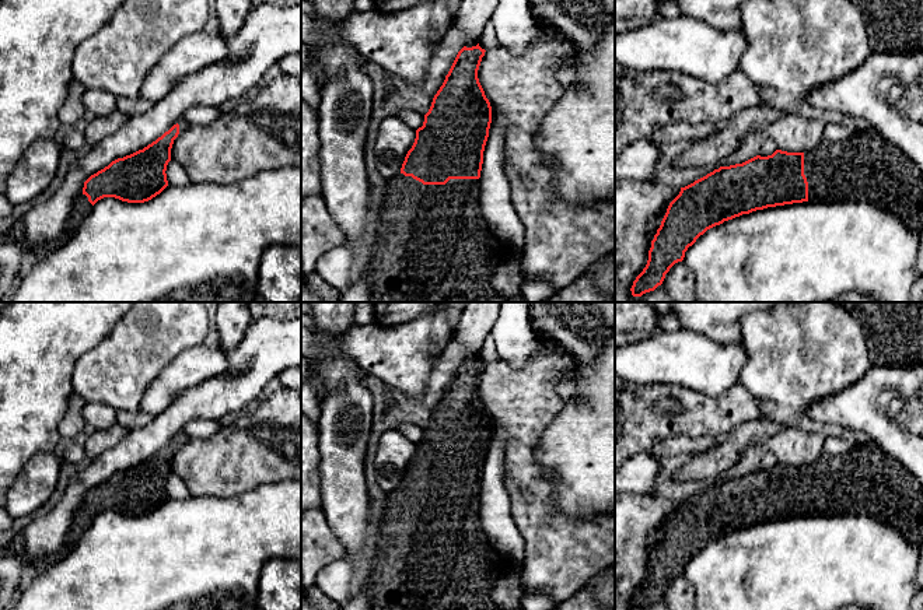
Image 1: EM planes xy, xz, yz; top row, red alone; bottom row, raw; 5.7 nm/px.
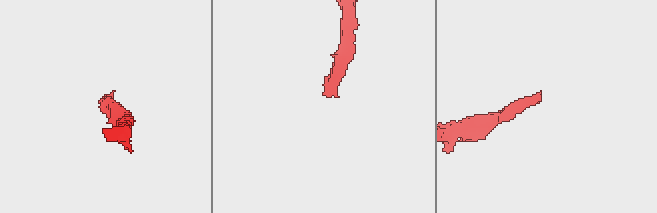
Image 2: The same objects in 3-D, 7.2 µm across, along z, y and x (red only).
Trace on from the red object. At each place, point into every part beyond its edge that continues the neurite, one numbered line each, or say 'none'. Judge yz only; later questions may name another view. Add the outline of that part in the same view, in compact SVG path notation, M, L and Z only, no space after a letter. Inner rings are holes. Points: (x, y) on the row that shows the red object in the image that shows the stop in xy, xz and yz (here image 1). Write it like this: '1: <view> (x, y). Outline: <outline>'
1: yz (866, 168). Outline: M852 132L852 136L846 141L831 143L825 139L819 144L810 150L804 151L804 175L808 182L808 201L864 201L871 203L885 211L894 213L915 235L919 231L923 231L923 175L917 165L912 162L899 148L891 143L881 139L878 134L871 134L866 132Z

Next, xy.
1: xy (81, 207). Outline: M81 190L73 203L73 208L66 224L66 234L73 232L90 214L91 210L92 204L88 201L88 197Z

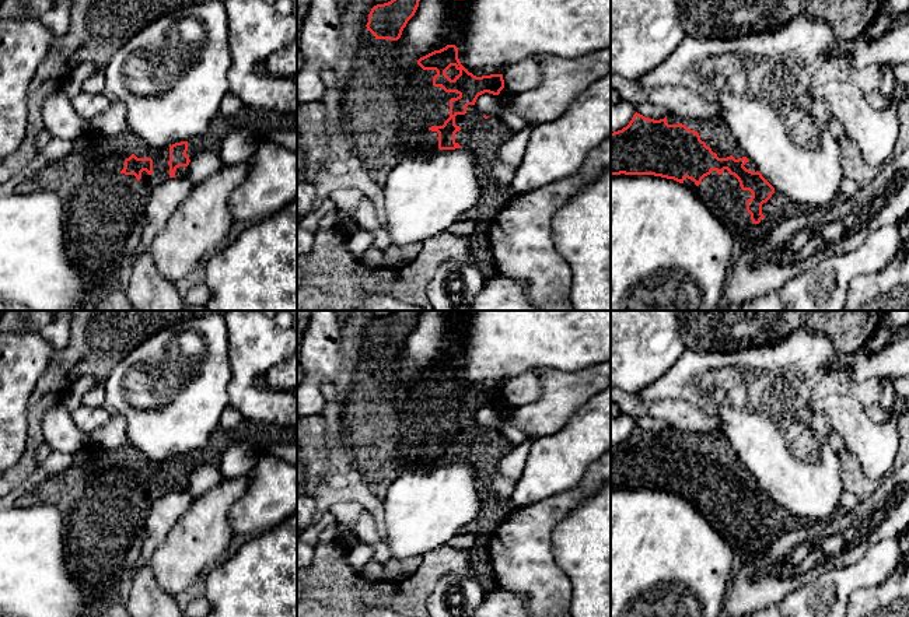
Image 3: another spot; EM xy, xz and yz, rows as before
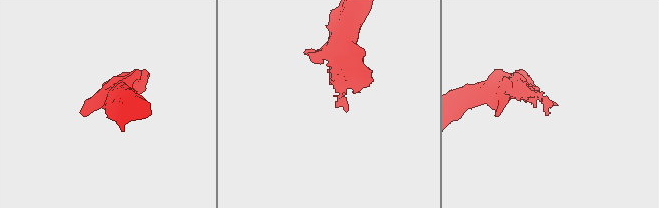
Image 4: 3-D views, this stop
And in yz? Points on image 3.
1: yz (722, 193). Outline: M727 169L721 175L717 171L712 171L710 175L702 179L699 186L688 178L685 178L682 185L710 208L733 236L742 235L745 243L763 235L775 222L808 211L807 206L794 203L775 190L772 197L762 204L765 217L759 224L754 224L751 214L747 211L747 200L752 197L752 193L742 190L738 179L730 175Z

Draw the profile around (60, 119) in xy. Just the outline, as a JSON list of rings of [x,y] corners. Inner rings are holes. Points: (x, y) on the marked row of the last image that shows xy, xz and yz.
[[[60,87],[52,90],[42,106],[43,127],[57,139],[76,141],[90,129],[90,122],[83,119],[73,108],[71,98]]]

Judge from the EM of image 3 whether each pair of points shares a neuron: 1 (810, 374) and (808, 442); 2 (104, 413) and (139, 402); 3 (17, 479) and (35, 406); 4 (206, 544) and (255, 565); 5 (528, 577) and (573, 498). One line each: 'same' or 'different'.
1: same
2: different
3: same
4: different
5: same

